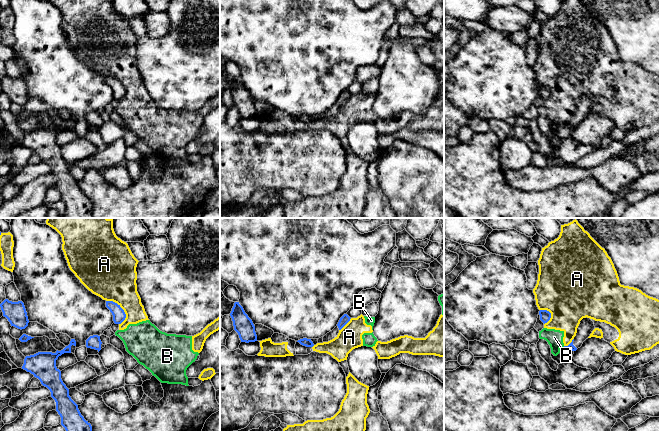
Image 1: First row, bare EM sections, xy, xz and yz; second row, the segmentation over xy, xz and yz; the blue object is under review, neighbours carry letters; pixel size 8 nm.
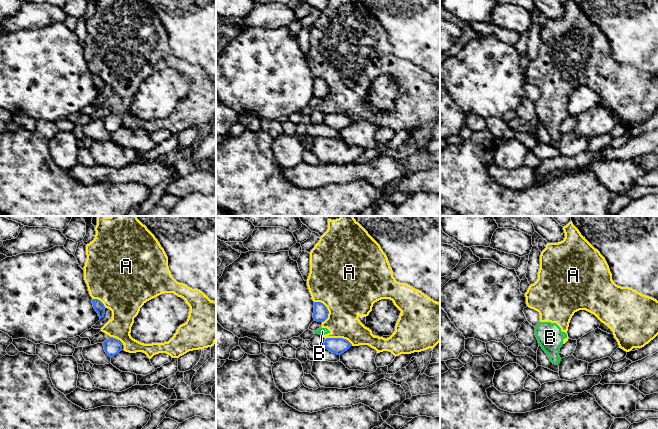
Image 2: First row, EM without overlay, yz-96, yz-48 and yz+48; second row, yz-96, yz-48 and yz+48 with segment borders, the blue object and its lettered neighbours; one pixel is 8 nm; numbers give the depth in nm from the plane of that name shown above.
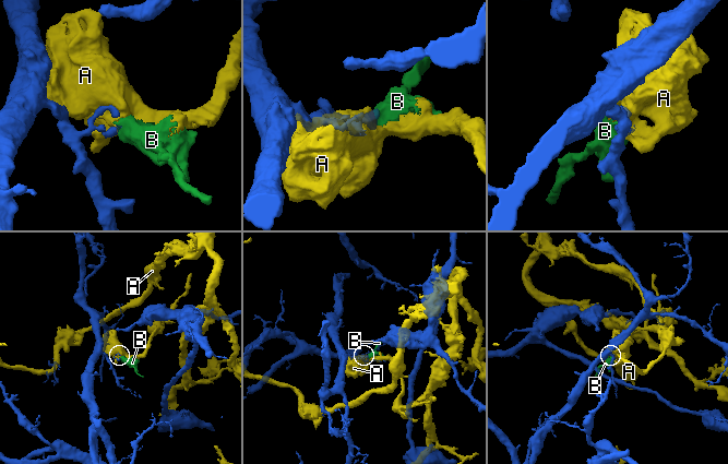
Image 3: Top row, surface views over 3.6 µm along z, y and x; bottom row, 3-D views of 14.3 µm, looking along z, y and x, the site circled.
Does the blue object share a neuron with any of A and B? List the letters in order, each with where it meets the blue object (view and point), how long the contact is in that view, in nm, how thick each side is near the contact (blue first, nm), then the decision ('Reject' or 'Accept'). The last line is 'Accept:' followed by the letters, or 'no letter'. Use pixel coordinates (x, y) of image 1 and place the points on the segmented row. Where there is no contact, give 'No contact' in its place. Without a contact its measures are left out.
A: Touches blue at xy (122, 309). Shared border 240 nm. Thickness 100 nm (blue) against 360 nm. Reject
B: Touches blue at yz (561, 348). Shared border 60 nm. Thickness 50 nm (blue) against 130 nm. Reject
Accept: no letter

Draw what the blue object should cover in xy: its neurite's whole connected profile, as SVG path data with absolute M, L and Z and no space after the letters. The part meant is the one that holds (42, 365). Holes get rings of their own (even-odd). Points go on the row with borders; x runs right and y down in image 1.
M75 339L61 351L38 352L26 356L22 369L38 378L41 384L51 392L56 402L56 411L61 417L61 425L66 431L92 431L91 424L81 415L78 405L69 396L69 389L61 379L61 371L56 367L56 360L64 353L71 353L71 346L76 346Z

